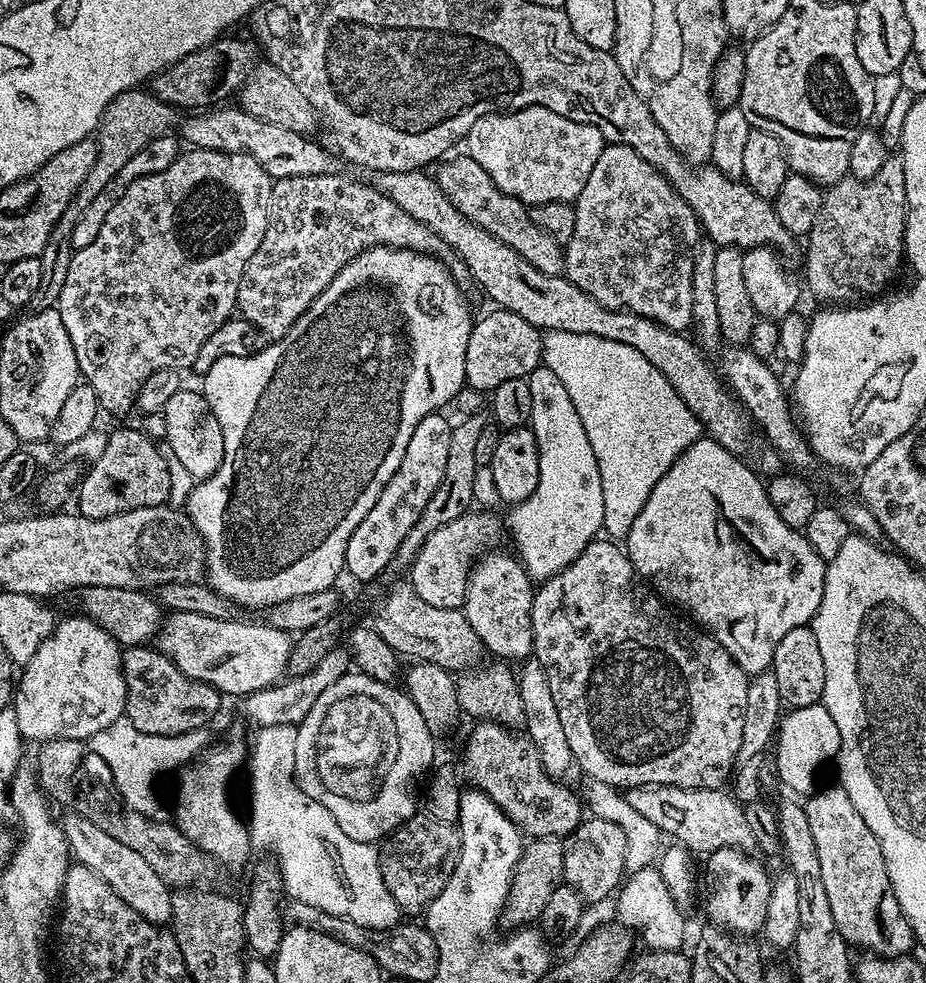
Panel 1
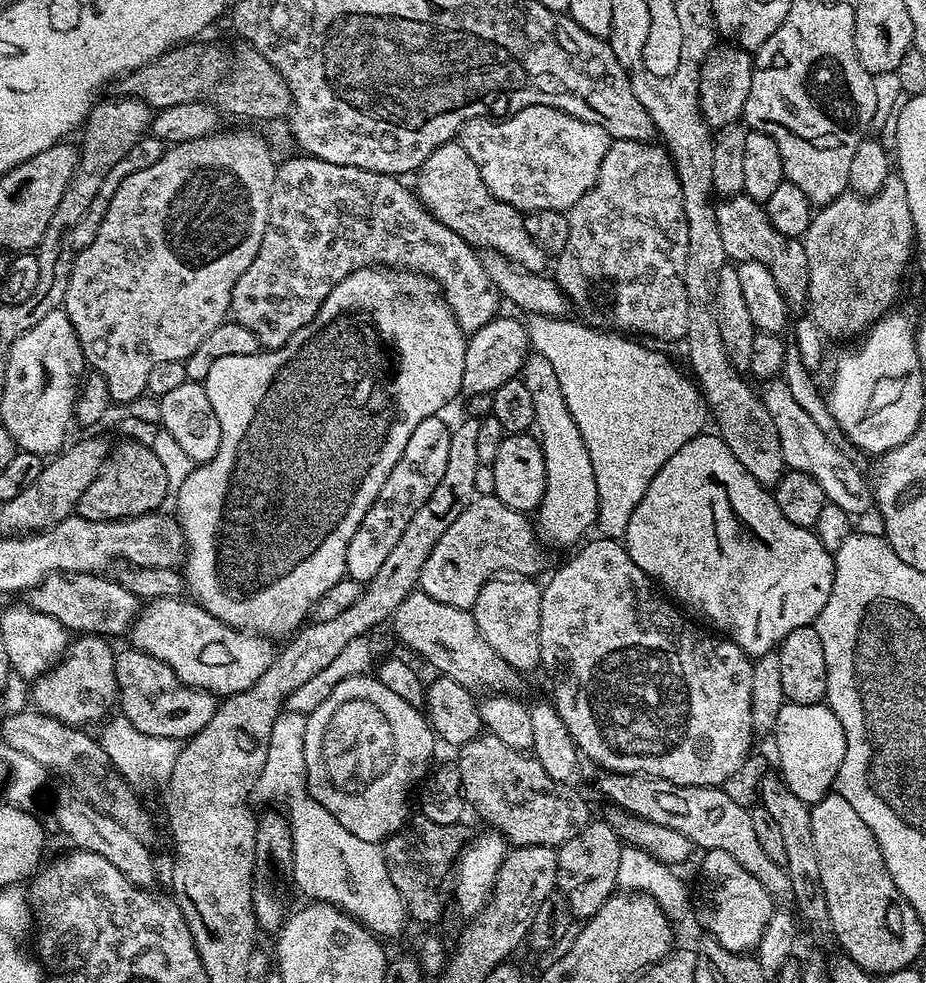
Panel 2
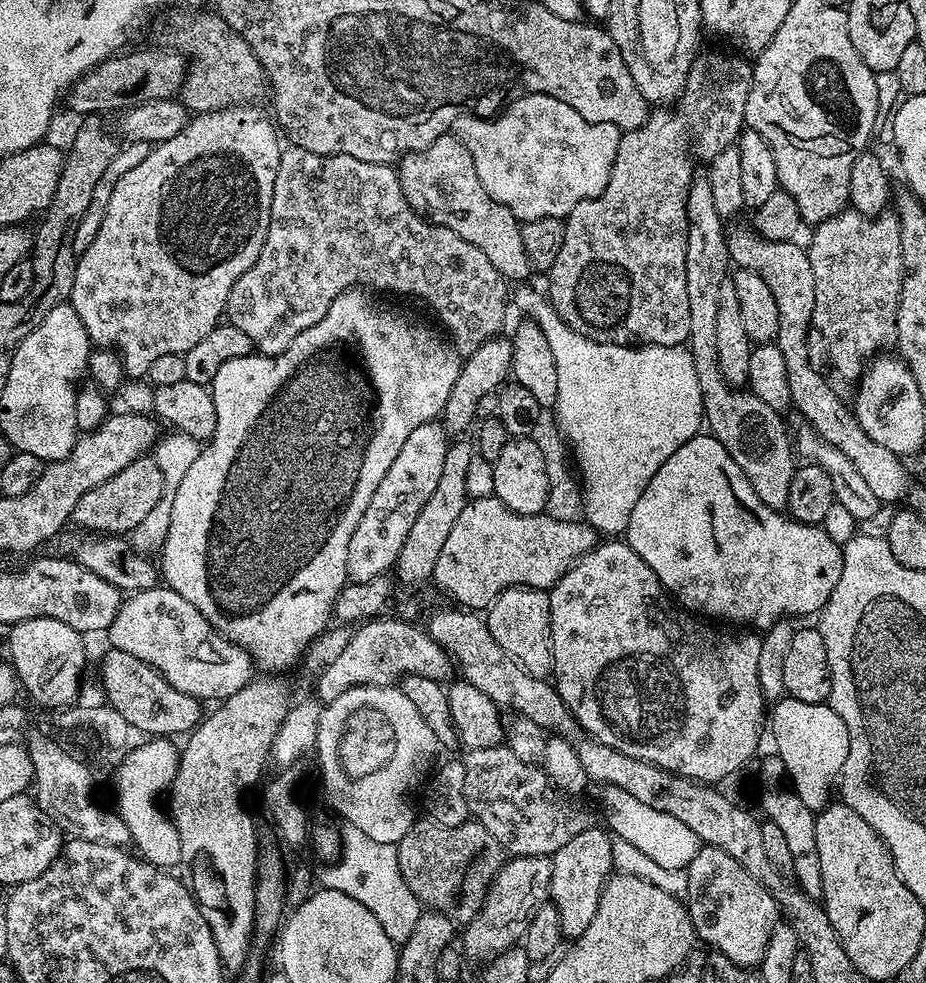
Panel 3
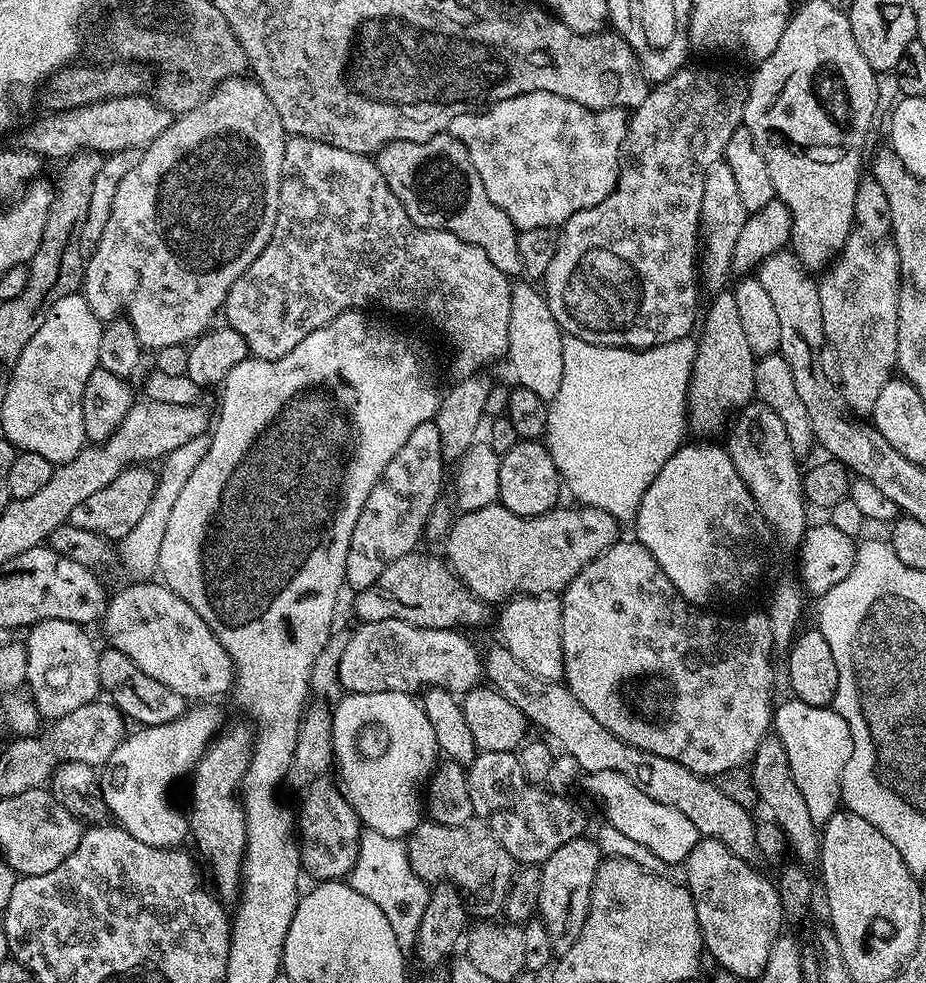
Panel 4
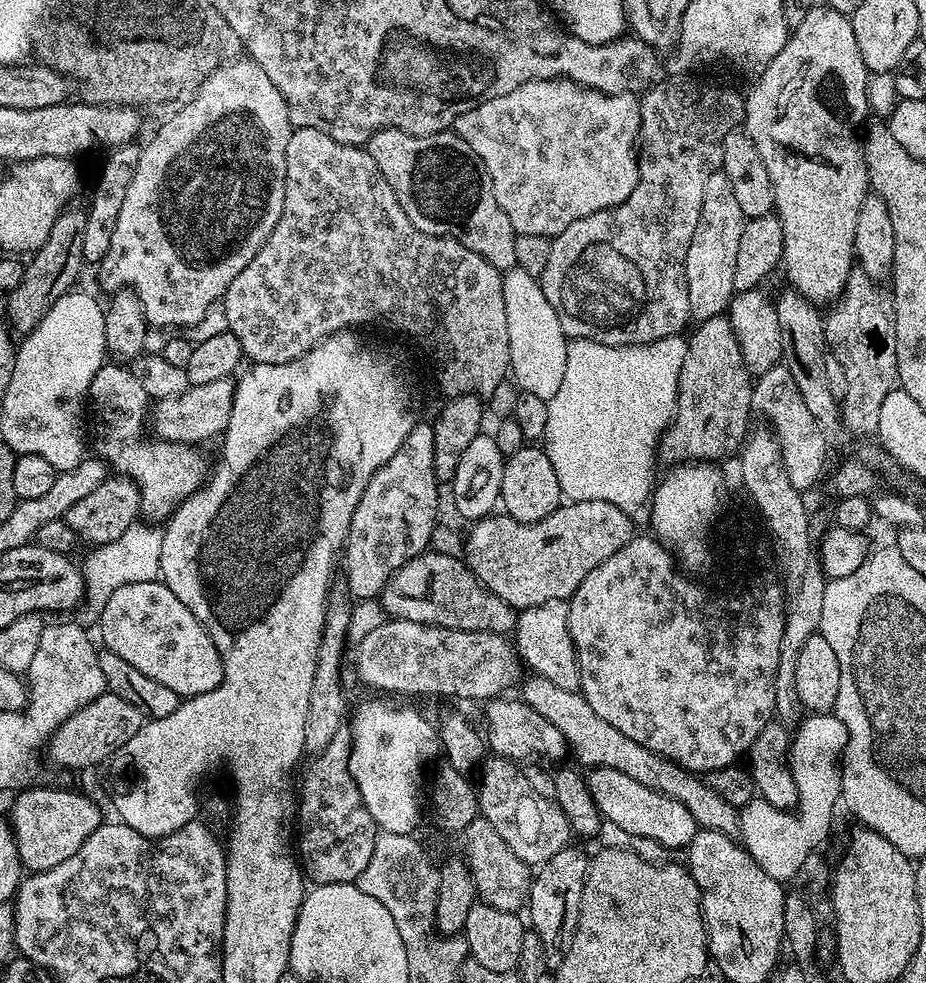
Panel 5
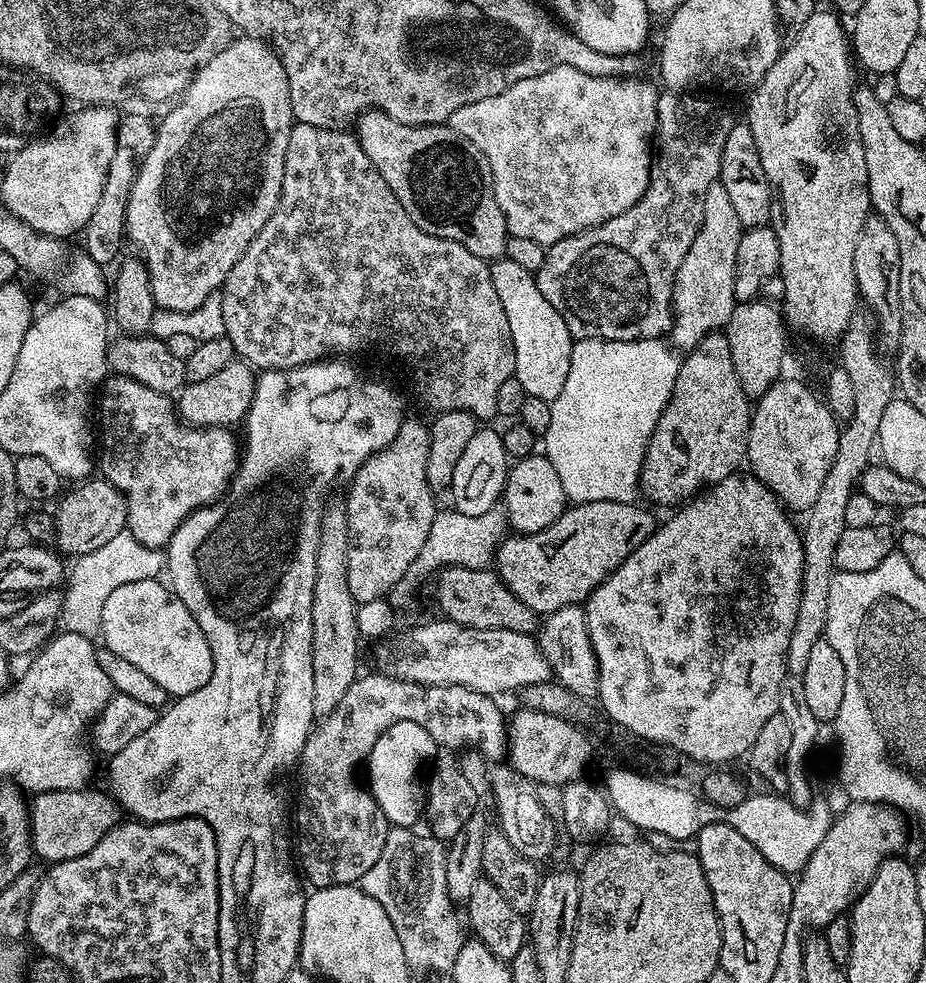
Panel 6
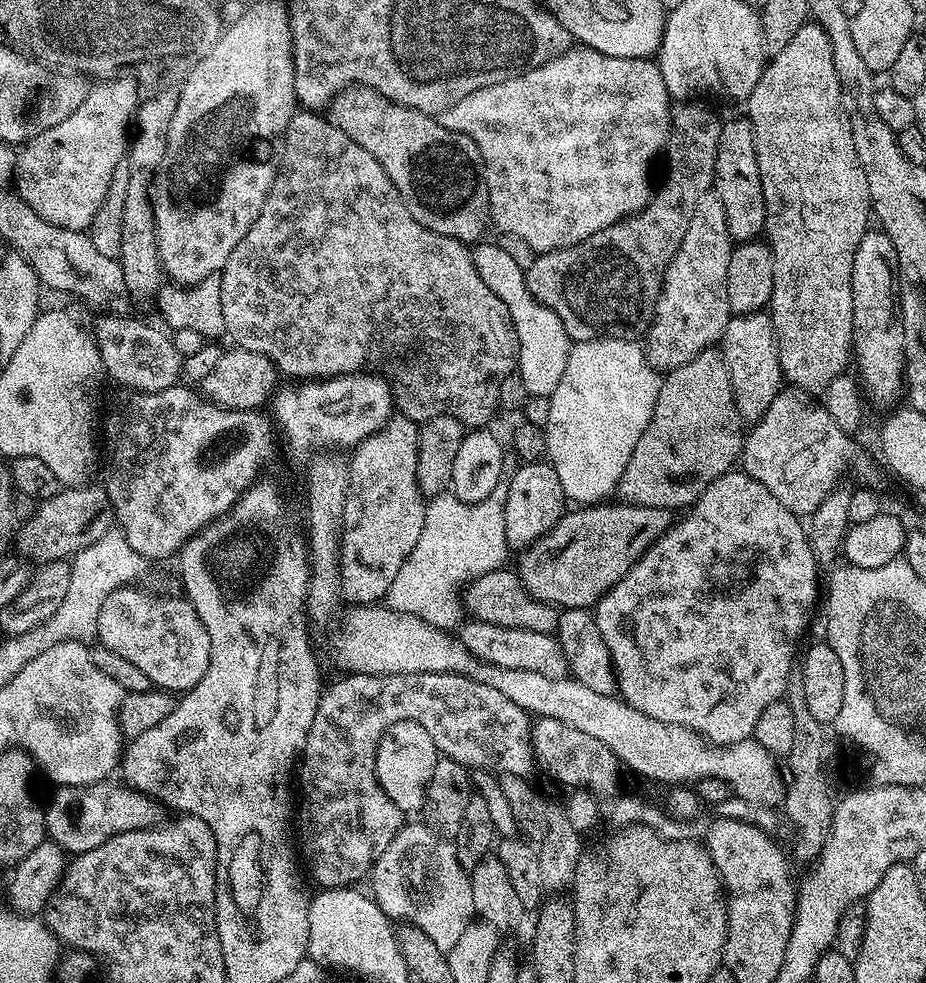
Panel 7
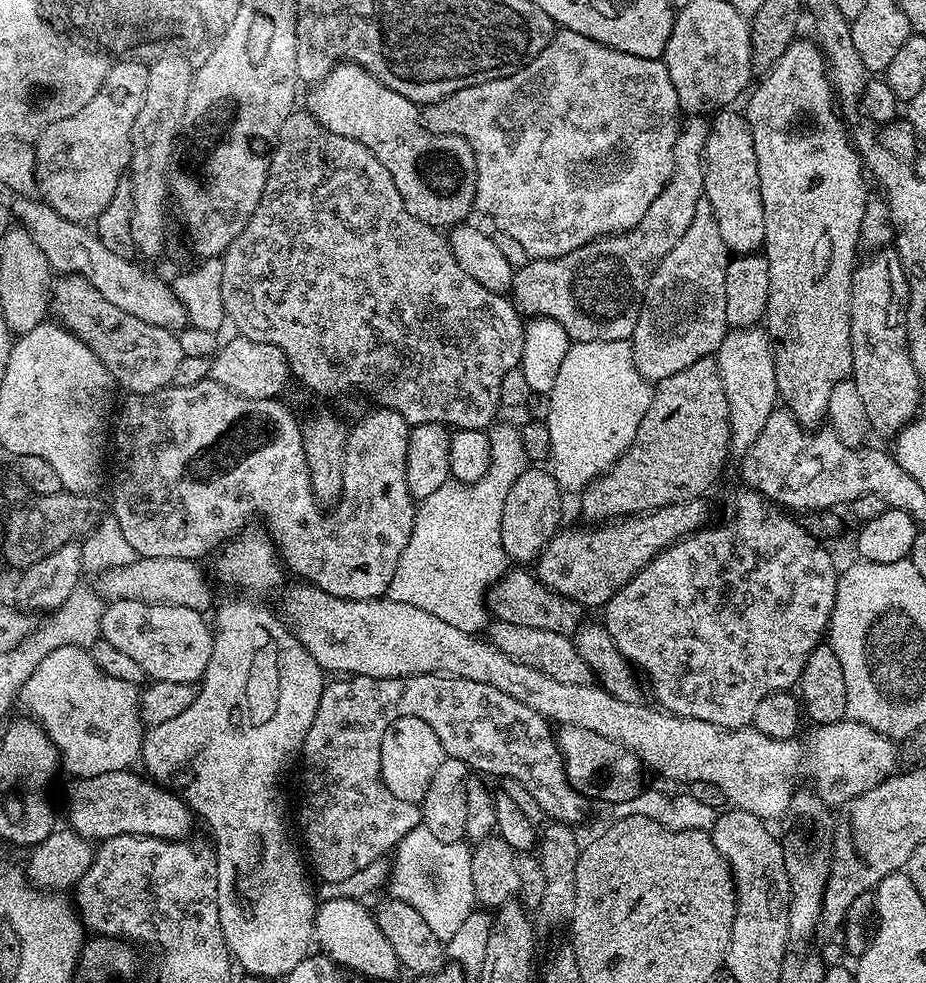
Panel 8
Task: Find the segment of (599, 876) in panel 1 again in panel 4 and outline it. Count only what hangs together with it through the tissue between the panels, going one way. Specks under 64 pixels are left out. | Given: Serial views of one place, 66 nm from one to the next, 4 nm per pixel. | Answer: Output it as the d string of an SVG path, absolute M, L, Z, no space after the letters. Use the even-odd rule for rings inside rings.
M583 835L554 850L554 854L550 854L550 858L539 865L540 885L536 912L538 919L546 926L546 934L550 934L553 953L563 954L570 950L570 946L574 946L574 938L582 934L590 906L590 890L594 886L601 859L602 853L595 839Z

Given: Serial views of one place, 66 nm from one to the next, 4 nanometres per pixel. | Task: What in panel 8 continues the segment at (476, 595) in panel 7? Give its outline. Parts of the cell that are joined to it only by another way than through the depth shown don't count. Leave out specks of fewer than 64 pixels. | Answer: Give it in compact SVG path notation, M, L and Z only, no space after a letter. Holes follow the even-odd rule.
M524 568L505 571L504 575L489 588L485 600L487 611L496 620L510 625L533 627L570 636L584 620L583 605L550 590L537 579L535 573Z

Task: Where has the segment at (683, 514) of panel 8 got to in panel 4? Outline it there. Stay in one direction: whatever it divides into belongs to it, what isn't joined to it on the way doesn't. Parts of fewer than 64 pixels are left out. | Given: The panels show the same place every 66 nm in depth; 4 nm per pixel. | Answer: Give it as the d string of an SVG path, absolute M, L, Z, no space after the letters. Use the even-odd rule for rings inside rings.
M499 502L478 510L461 511L453 519L446 537L448 566L473 595L489 606L499 605L517 596L547 596L563 593L565 586L591 560L598 558L607 548L617 543L621 535L619 534L621 525L610 514L597 508L571 507L557 506L541 516L519 516L514 514L514 510Z

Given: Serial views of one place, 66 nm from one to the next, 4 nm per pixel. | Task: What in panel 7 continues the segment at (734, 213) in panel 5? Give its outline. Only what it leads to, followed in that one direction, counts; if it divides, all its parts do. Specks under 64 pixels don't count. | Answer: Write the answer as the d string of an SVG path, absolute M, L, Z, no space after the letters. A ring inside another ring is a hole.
M714 190L707 192L700 200L696 216L682 238L682 246L674 254L670 266L664 275L664 284L656 296L656 307L652 314L652 323L646 333L646 351L648 361L657 370L671 370L690 362L699 352L719 345L722 334L734 313L726 294L726 270L730 266L730 254L734 241L726 226L726 210L722 210L722 198Z

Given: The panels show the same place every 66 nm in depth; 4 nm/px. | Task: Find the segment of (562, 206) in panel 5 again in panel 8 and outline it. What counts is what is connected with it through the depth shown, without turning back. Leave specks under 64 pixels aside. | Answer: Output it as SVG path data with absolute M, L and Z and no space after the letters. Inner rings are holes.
M560 30L538 55L531 57L524 67L514 74L482 82L478 86L466 86L466 90L458 90L434 104L427 105L423 109L422 120L431 132L442 136L457 136L470 146L476 163L475 211L492 220L491 227L495 231L510 234L510 238L517 240L529 258L545 260L570 254L570 250L578 250L595 240L615 236L618 232L628 232L638 226L638 222L642 222L642 214L646 214L646 210L650 210L650 202L654 202L654 198L662 194L674 170L674 142L680 133L682 109L678 94L674 90L674 82L670 82L670 74L663 59L638 58L634 54L626 54L622 50L614 50L610 46L594 42L577 32Z

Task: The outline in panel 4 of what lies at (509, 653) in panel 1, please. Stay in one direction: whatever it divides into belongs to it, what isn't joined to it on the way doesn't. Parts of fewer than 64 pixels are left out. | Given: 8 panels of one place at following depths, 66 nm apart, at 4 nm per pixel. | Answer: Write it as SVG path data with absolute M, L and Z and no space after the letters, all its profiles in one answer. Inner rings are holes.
M517 596L505 603L500 612L500 640L499 643L514 654L530 674L538 674L543 680L564 679L564 655L562 654L562 610L560 596Z

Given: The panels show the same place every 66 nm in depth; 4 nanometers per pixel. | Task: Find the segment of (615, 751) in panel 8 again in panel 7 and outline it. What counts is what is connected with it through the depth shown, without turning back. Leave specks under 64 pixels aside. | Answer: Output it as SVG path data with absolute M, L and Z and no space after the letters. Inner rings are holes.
M539 718L532 724L532 755L535 756L539 771L553 776L568 790L583 789L597 798L615 797L620 784L622 765L598 738L566 726L566 722L557 722L554 718Z

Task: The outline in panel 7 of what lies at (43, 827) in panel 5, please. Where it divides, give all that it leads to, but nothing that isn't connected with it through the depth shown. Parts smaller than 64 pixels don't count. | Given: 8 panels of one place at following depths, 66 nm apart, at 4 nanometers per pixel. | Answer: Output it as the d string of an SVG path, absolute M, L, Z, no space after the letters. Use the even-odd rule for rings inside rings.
M115 779L99 780L85 788L60 786L52 801L44 808L44 831L47 839L63 848L65 853L79 854L102 846L110 838L130 830L155 828L166 820L166 809L158 800L150 800L136 788Z

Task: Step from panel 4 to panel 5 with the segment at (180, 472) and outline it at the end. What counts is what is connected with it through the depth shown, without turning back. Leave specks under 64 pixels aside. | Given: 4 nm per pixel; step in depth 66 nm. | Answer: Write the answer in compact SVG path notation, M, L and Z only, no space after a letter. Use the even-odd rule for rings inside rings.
M137 522L122 534L122 538L114 538L114 542L97 544L85 560L82 560L84 574L84 598L82 613L92 622L99 621L106 602L110 602L110 594L118 590L118 586L126 586L134 582L150 582L160 580L160 563L162 562L162 538L164 528L152 522Z

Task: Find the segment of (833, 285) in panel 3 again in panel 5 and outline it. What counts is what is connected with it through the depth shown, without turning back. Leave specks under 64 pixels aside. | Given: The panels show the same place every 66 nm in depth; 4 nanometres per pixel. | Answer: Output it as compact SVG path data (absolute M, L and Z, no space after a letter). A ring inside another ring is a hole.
M854 270L848 275L848 281L840 299L827 309L824 316L824 342L827 351L842 366L846 373L846 394L839 401L840 419L843 427L848 427L856 436L875 437L878 433L878 417L882 414L882 402L886 394L898 384L898 354L896 353L896 318L892 311L892 301L877 281L864 272Z

